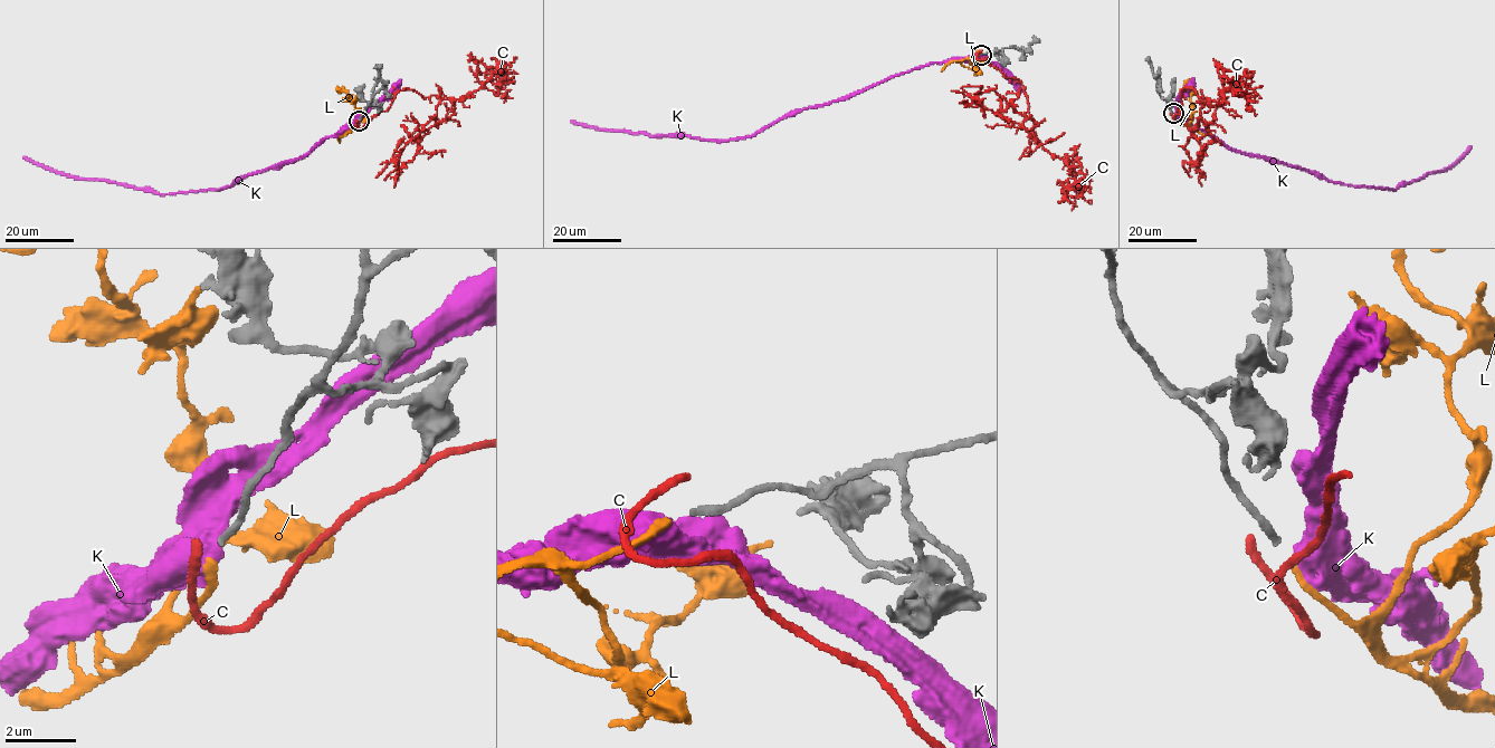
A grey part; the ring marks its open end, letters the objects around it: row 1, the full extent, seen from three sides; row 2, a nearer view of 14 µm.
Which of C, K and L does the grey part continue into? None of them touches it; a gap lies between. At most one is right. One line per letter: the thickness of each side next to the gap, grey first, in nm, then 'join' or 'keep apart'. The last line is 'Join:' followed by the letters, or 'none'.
C: 180 nm thick on the grey side, 280 nm on the other; keep apart
K: 180 nm thick on the grey side, 750 nm on the other; keep apart
L: 180 nm thick on the grey side, 190 nm on the other; join
Join: L

